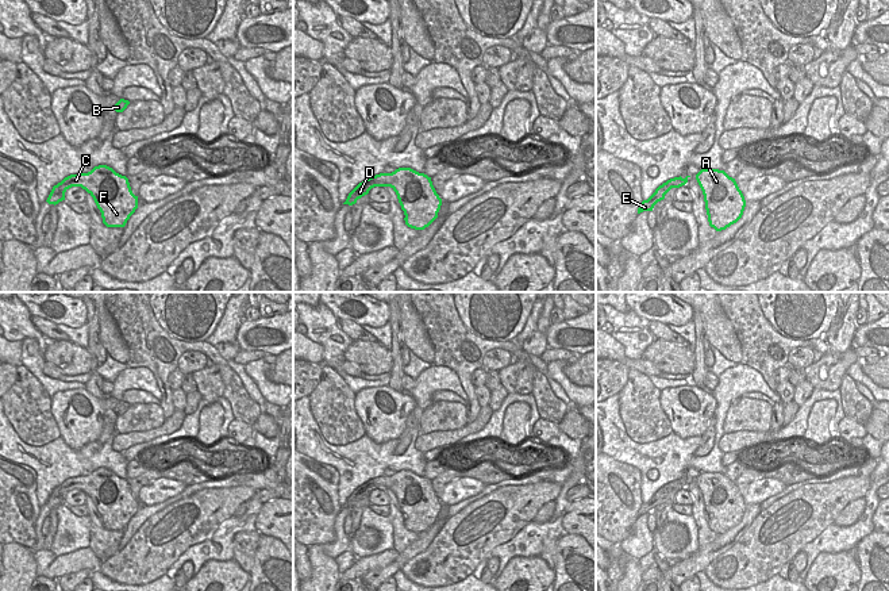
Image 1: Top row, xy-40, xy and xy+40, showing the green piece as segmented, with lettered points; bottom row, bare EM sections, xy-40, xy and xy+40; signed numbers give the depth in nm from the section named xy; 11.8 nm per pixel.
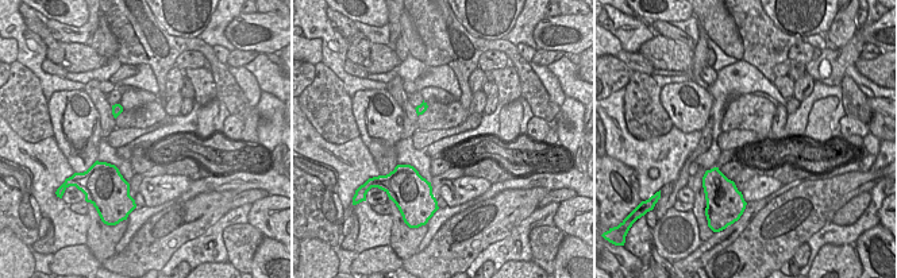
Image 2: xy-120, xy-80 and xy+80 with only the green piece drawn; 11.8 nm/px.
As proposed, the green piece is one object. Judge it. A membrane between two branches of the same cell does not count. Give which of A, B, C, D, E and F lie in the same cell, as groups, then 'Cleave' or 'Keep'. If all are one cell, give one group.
Groups: A B C D E F. Keep.

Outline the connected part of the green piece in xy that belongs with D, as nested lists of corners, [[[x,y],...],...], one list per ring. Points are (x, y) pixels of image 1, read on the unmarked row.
[[[399,471],[392,476],[380,476],[359,486],[343,507],[353,509],[374,490],[390,490],[404,514],[405,527],[424,533],[436,521],[442,502],[436,496],[431,480],[411,471]]]

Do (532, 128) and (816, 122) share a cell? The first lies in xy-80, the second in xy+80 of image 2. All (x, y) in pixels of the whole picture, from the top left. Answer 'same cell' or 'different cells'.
different cells

